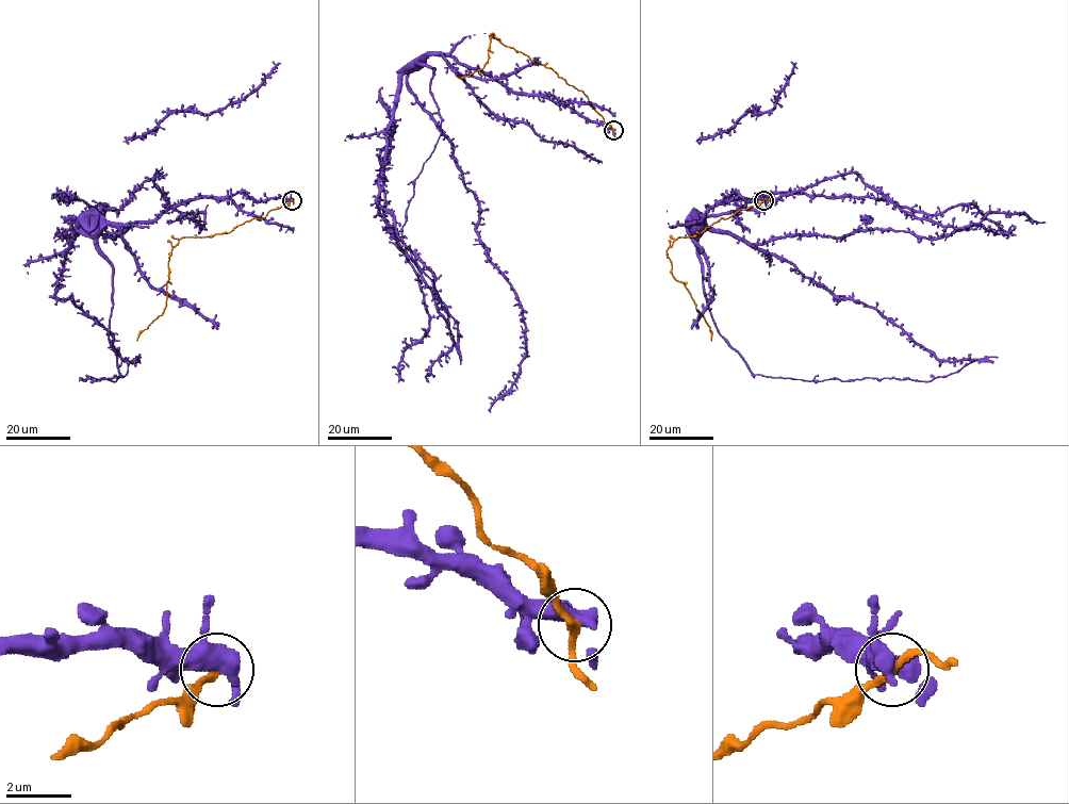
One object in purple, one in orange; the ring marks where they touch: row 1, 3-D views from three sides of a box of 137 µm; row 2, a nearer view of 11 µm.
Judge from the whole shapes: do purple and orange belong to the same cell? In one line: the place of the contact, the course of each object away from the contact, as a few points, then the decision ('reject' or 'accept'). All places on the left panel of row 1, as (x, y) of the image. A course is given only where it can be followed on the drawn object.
place (292, 200); course purple (292, 200), (85, 214), (157, 173), (177, 211), (203, 227), (203, 213), (169, 222); course orange (292, 200), (227, 233), (182, 236), (168, 261), (166, 308), (136, 341); accept

